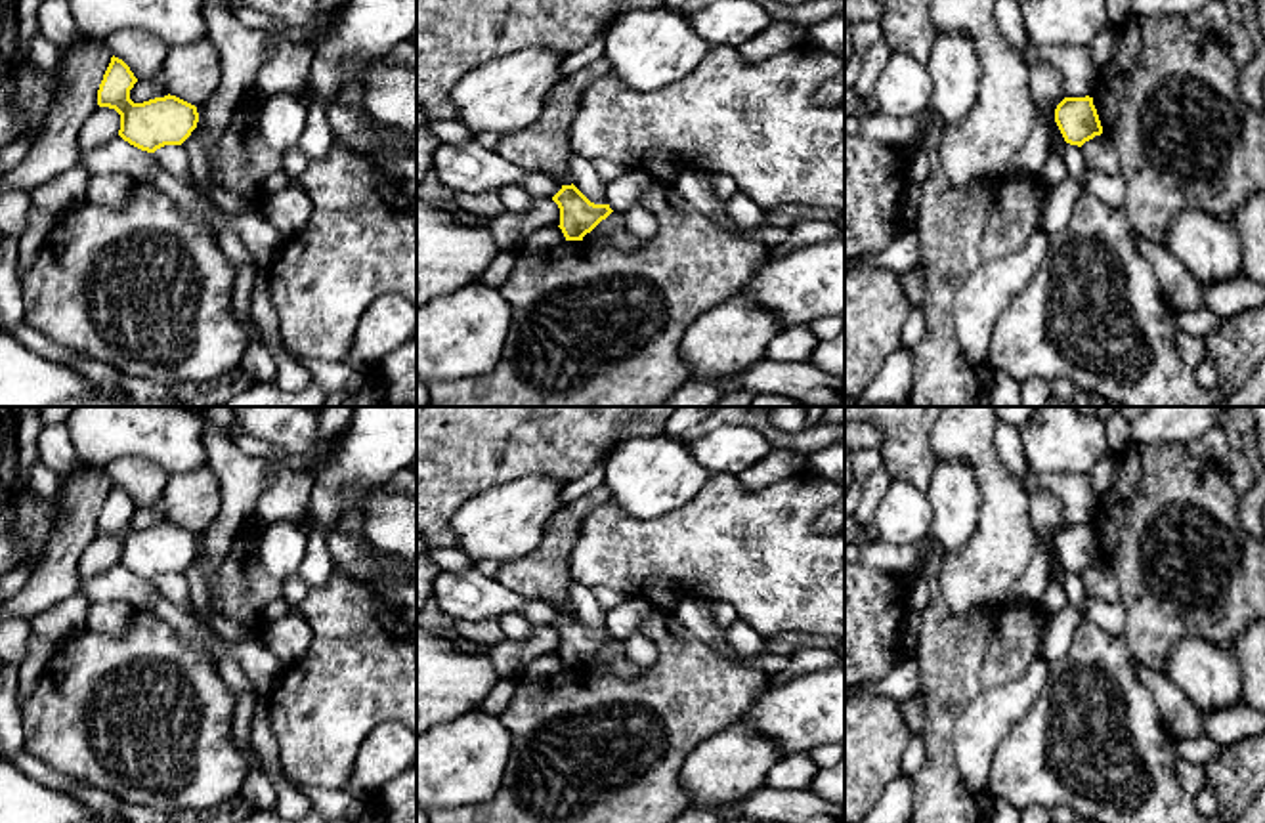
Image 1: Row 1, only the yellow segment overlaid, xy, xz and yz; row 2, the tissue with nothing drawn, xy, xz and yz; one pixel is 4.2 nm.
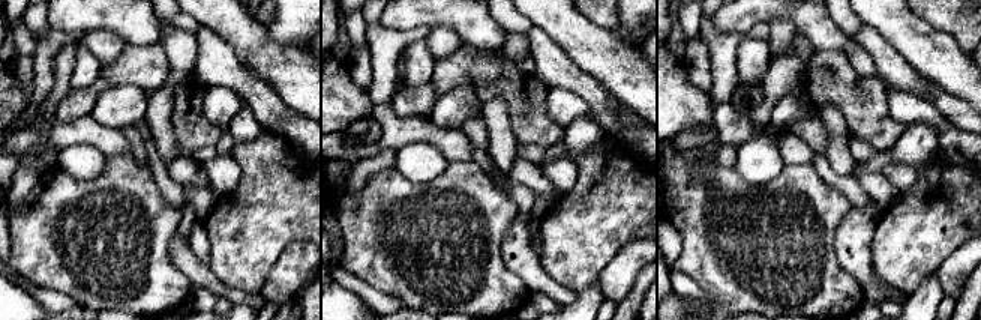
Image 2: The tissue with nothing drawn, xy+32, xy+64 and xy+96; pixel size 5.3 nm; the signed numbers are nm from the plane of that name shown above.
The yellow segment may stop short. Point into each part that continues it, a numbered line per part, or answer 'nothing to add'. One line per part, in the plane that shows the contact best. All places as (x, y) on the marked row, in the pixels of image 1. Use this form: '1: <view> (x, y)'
nothing to add

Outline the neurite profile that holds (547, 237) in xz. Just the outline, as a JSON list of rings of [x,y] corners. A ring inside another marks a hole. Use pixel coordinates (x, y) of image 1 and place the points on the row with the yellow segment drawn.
[[[547,225],[529,235],[529,239],[518,246],[512,254],[516,258],[527,256],[537,250],[560,246],[566,241],[560,227]]]

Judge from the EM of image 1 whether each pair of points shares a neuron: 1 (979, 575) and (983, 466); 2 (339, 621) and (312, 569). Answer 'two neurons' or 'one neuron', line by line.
1: one neuron
2: two neurons

